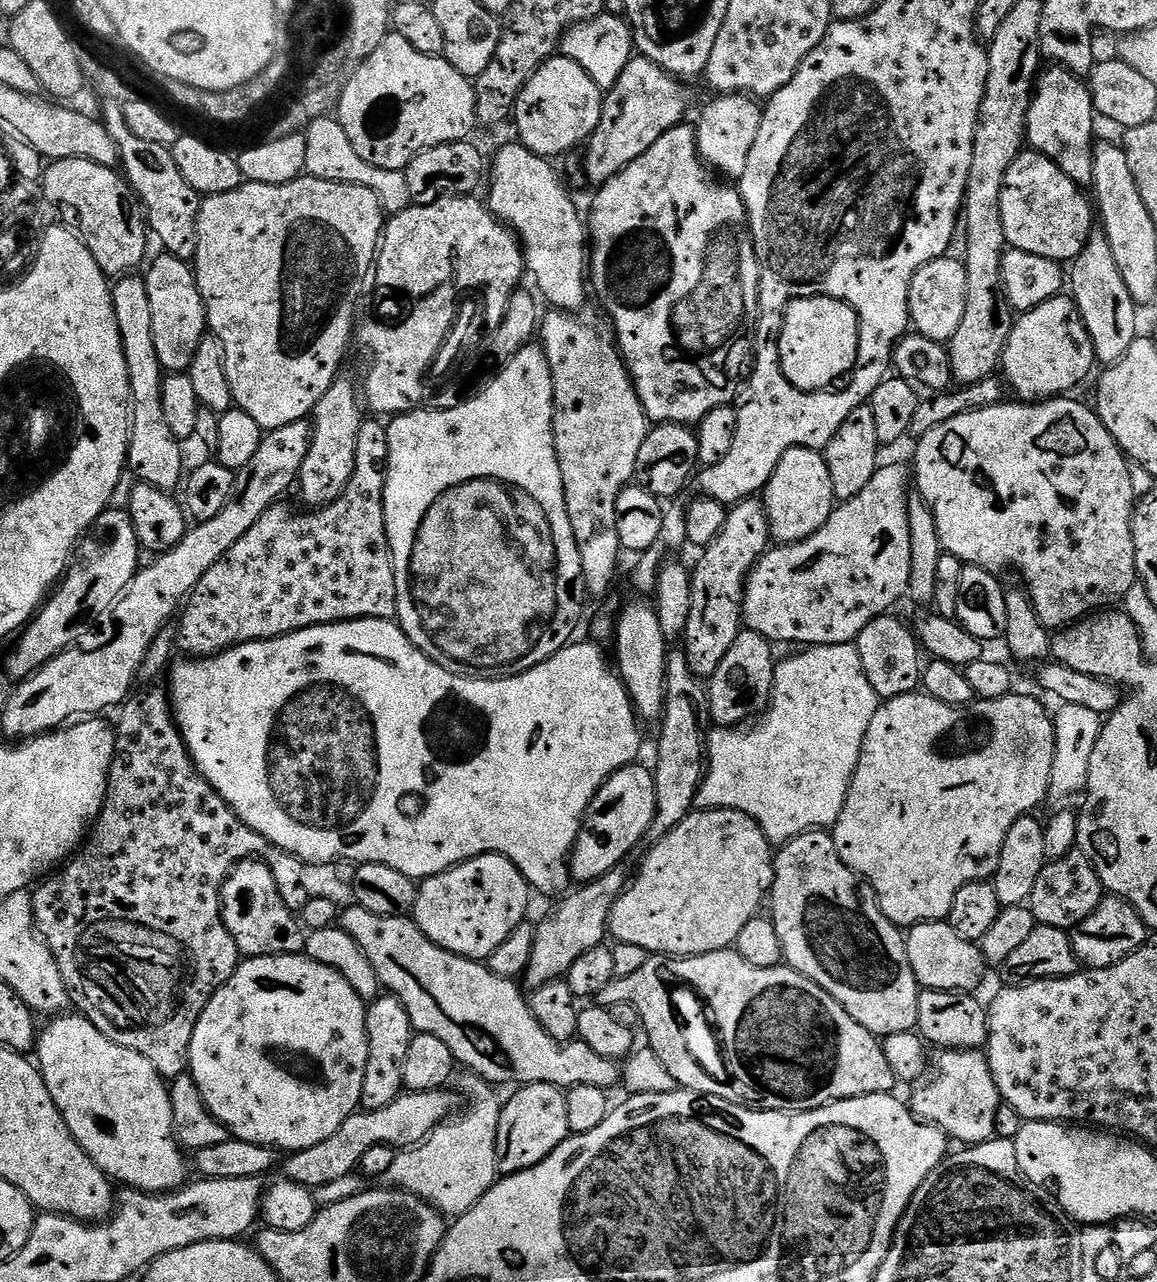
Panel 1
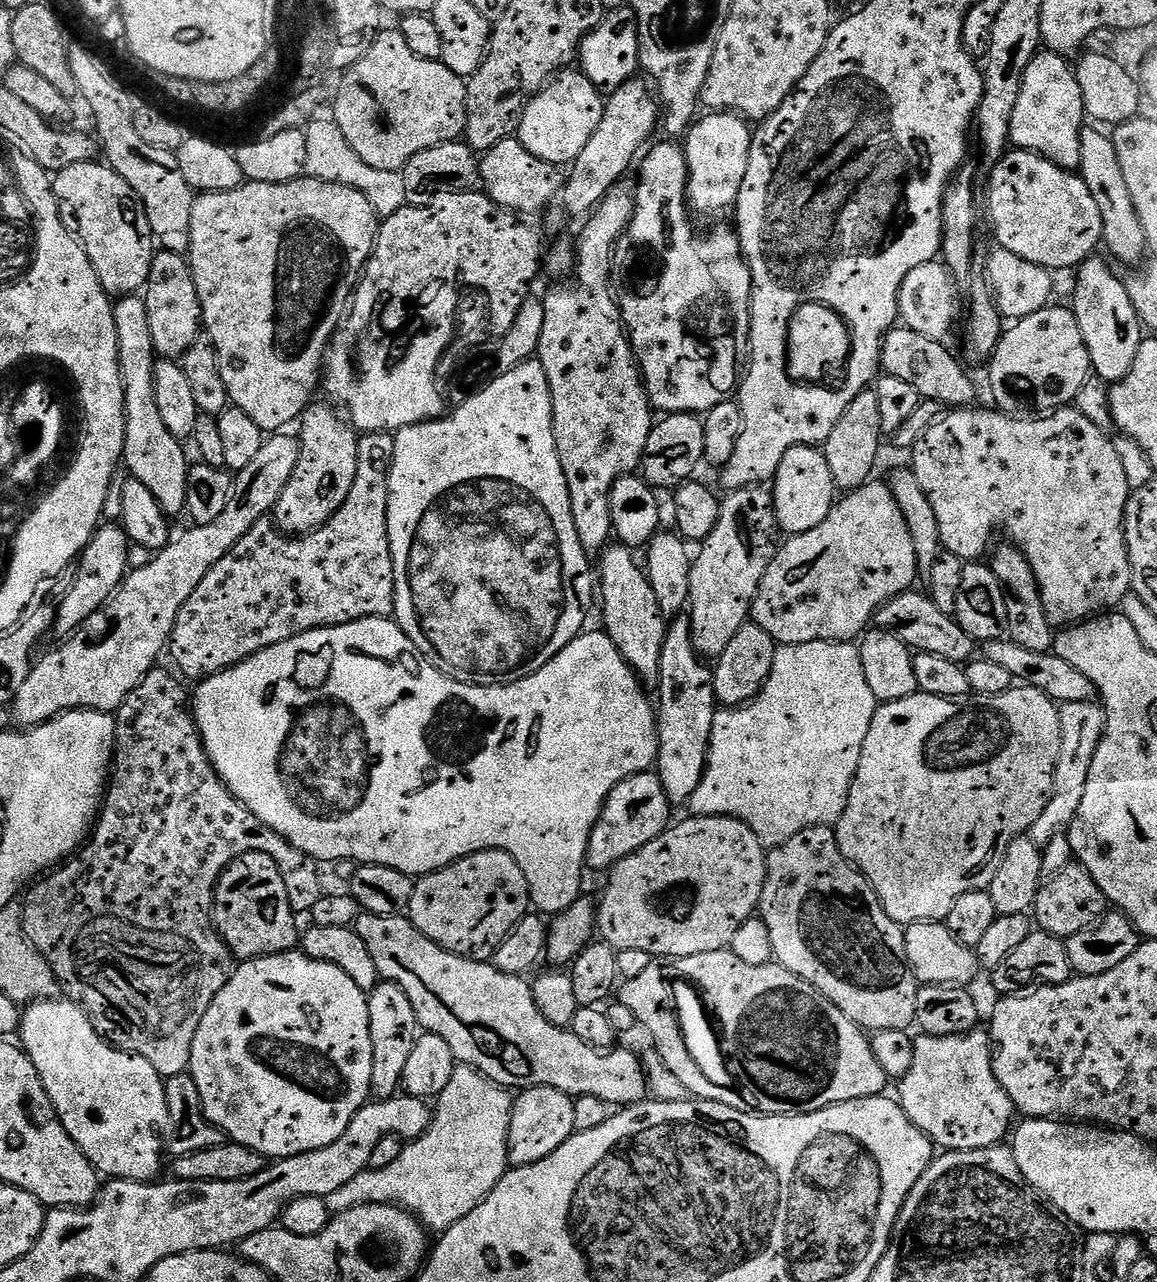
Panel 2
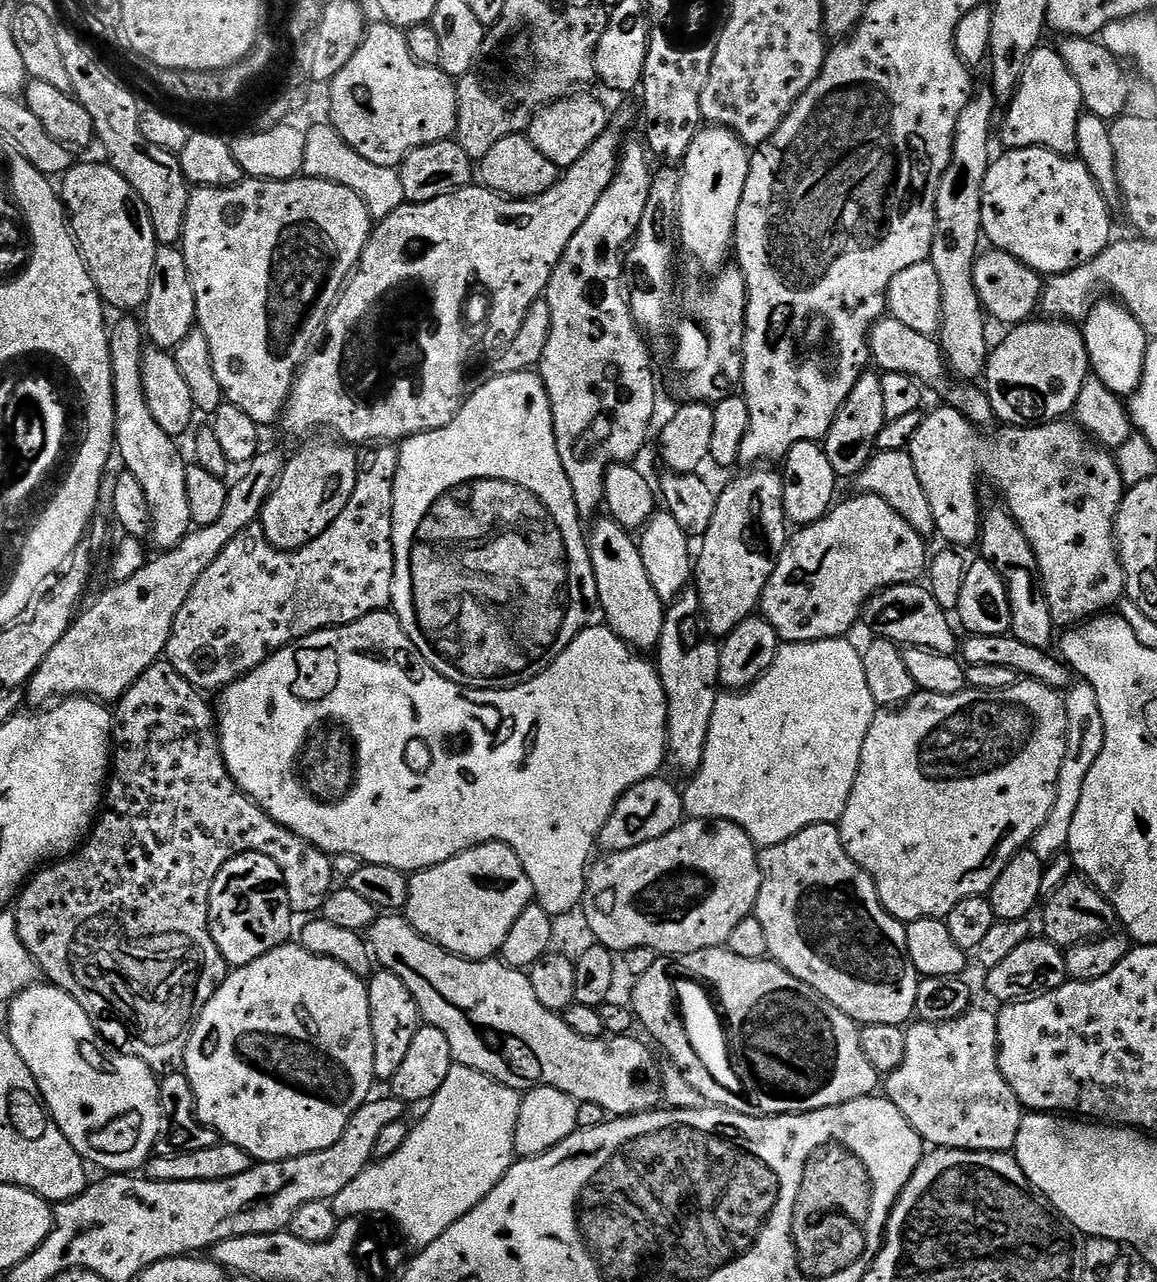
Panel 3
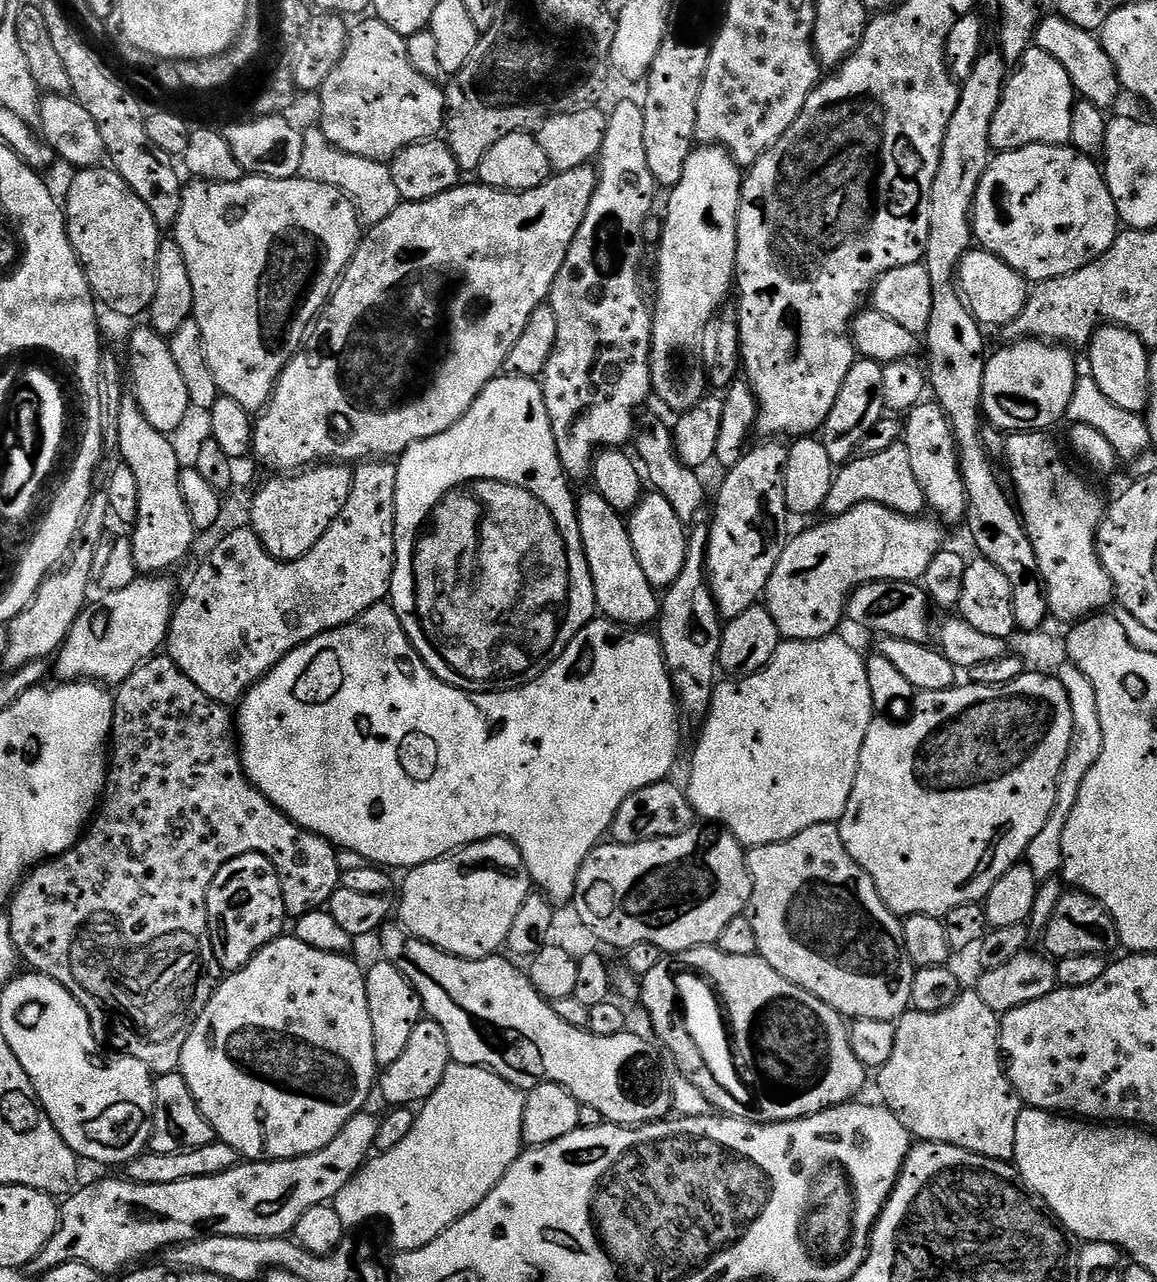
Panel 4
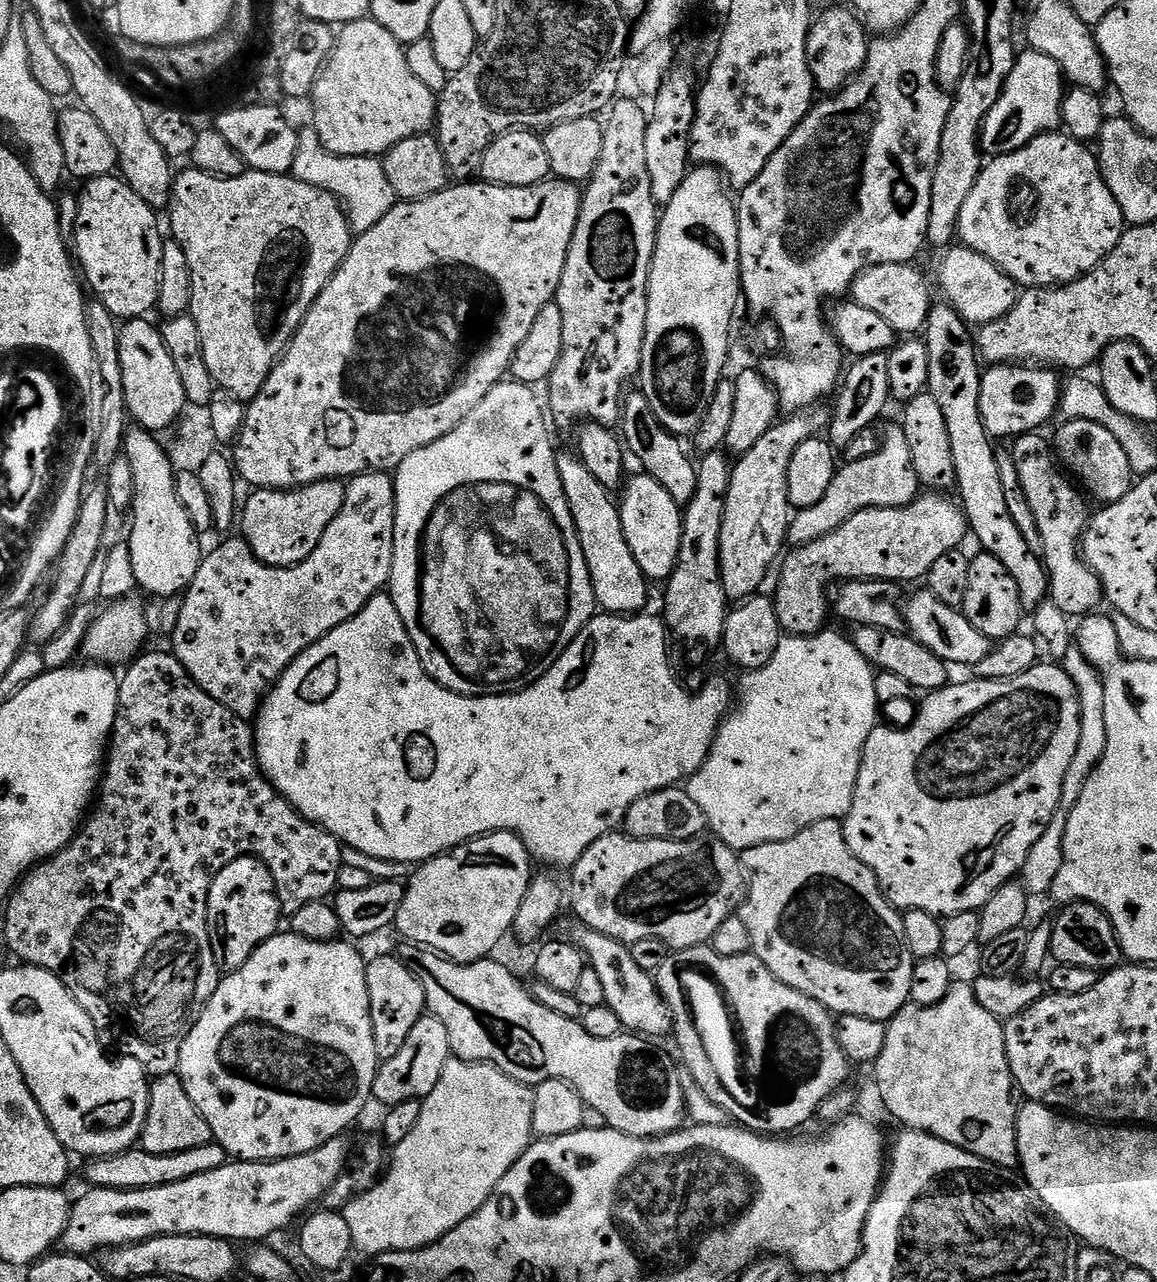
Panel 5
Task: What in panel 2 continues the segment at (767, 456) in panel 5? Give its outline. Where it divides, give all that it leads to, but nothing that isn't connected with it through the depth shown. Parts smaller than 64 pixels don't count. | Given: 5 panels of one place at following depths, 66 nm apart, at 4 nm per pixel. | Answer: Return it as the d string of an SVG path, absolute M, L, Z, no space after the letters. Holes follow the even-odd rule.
M767 487L737 488L727 495L720 502L718 526L699 545L700 553L695 553L690 570L688 608L692 641L696 653L708 662L719 660L734 634L749 623L752 603L782 540L772 494Z

